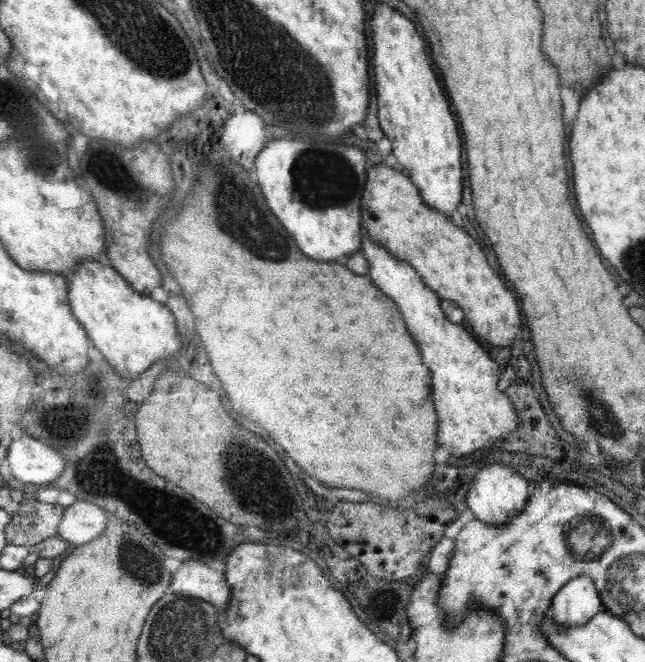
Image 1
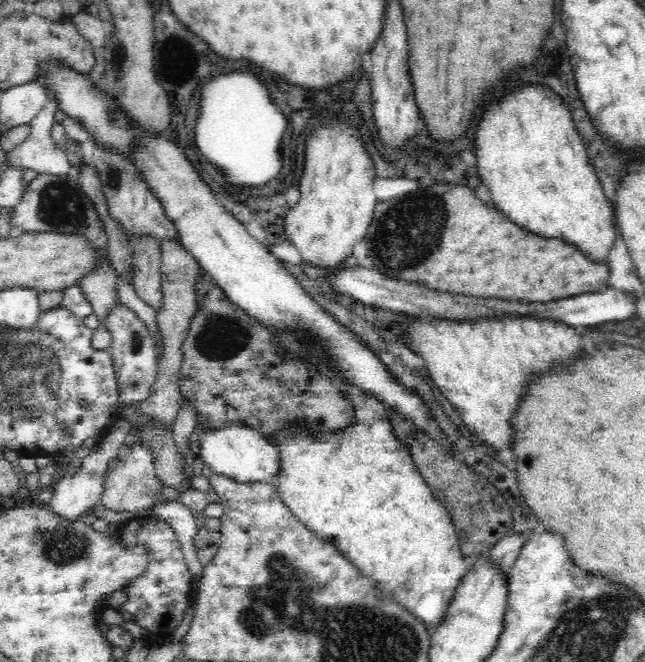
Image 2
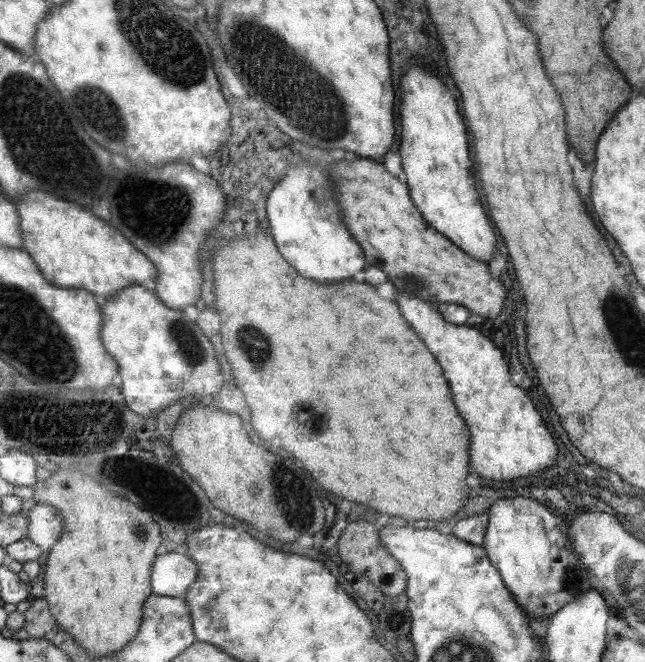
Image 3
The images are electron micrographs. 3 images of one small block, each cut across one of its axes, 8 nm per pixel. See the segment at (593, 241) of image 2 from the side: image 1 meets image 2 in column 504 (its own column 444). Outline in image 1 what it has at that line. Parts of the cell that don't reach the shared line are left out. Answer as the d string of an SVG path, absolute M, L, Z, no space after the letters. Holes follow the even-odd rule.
M385 4L376 6L370 25L379 126L402 166L401 172L417 186L420 197L433 210L451 216L461 202L461 138L457 124L413 24Z

